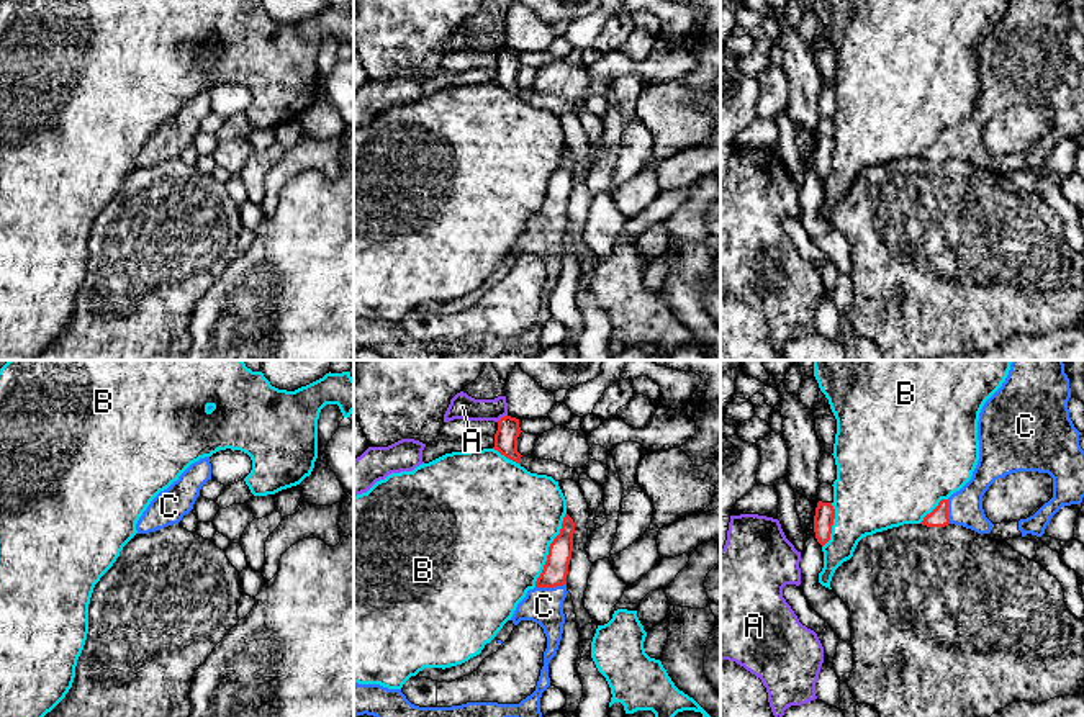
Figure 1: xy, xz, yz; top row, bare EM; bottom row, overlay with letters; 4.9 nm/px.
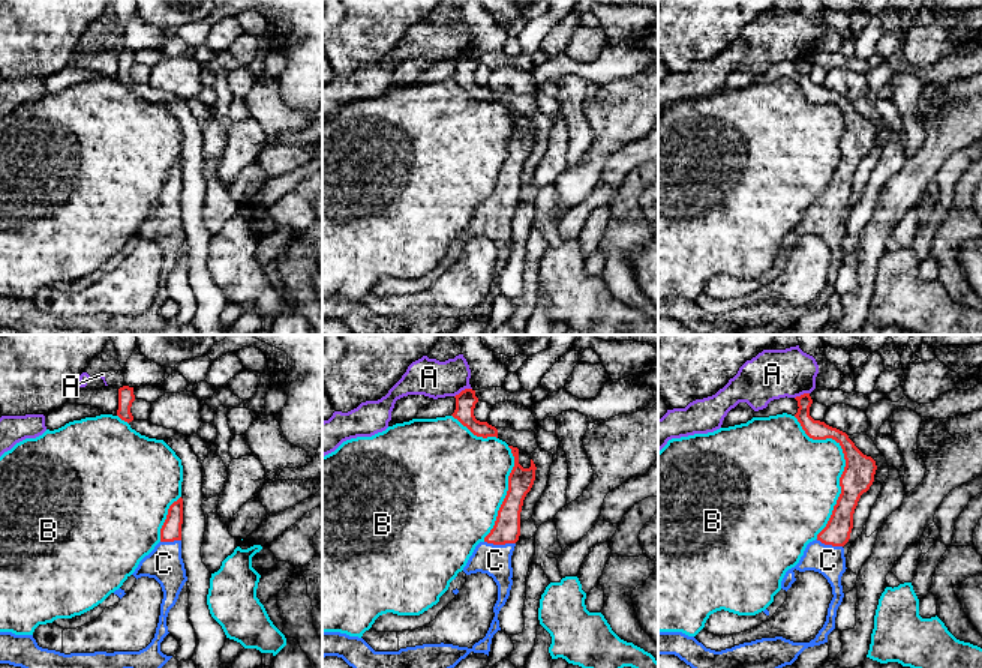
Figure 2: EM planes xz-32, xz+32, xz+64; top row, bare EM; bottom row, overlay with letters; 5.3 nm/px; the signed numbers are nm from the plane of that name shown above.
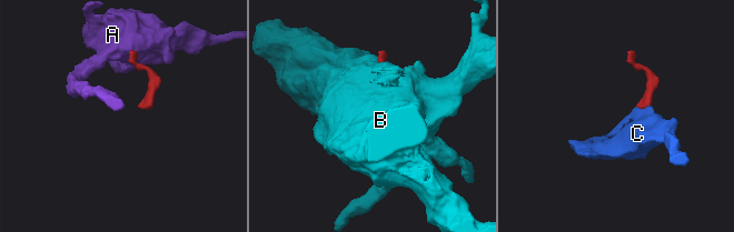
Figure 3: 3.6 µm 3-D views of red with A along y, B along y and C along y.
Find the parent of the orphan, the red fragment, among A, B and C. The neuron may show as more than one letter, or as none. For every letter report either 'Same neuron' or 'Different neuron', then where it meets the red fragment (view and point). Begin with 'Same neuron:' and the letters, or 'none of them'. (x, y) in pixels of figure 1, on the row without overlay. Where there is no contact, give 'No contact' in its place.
Same neuron: C
A: Different neuron. Touches red at xz (501, 51)
B: Different neuron. Touches red at xz (549, 184)
C: Same neuron. Touches red at xz (551, 220)

